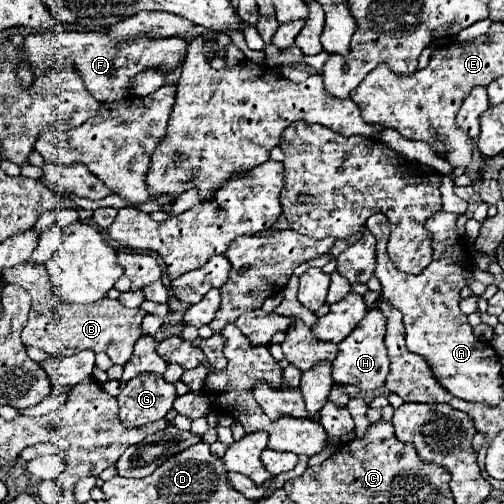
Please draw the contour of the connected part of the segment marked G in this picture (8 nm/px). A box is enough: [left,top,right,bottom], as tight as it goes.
[117,374,177,428]

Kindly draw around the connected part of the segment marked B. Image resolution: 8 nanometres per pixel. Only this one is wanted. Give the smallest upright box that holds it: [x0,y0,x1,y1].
[3,262,145,364]

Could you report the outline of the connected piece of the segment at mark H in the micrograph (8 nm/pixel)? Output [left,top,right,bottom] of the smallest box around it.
[333,304,389,390]

